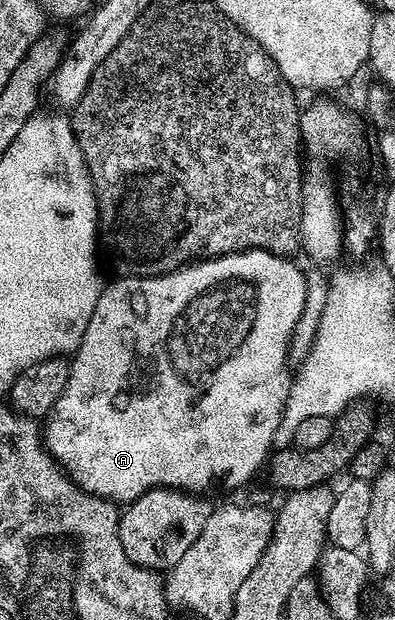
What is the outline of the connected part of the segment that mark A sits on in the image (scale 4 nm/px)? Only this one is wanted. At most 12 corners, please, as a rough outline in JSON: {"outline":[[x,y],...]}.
{"outline":[[239,250],[98,296],[42,426],[127,504],[261,473],[306,304]]}

